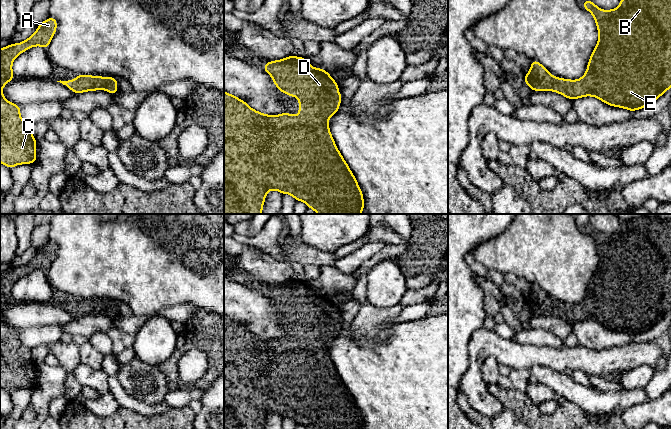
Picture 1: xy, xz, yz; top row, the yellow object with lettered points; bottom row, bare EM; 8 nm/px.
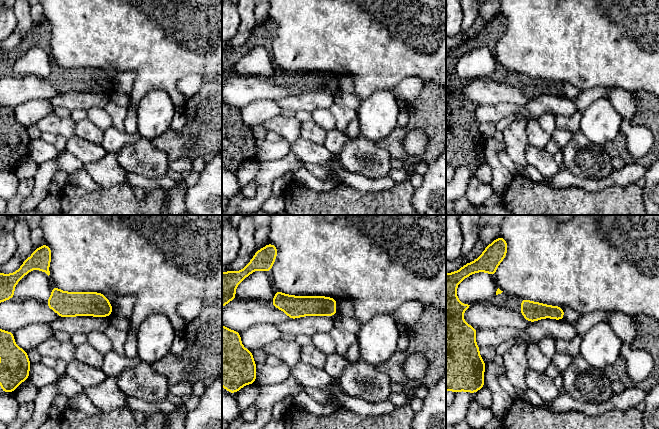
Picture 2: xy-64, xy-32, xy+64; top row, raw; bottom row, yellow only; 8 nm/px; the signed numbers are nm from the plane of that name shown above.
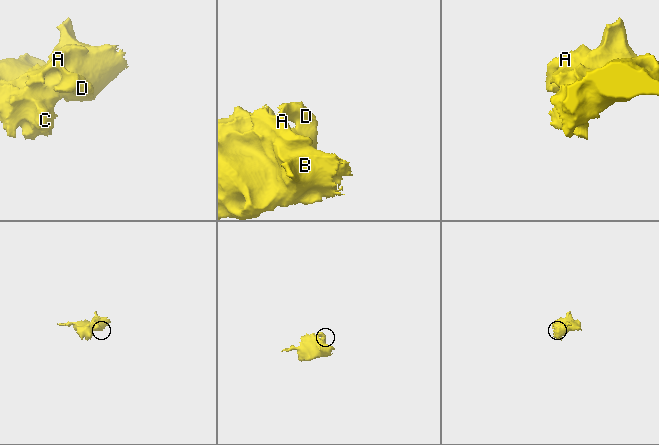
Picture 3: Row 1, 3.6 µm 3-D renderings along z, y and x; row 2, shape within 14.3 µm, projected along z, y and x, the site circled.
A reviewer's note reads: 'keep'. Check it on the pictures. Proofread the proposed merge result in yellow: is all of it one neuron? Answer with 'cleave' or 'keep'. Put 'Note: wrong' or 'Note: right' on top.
Note: right
keep

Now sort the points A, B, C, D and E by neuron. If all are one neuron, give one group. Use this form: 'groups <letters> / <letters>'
groups A B C D E

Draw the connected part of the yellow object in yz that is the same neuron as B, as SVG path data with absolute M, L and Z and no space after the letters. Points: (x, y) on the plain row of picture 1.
M642 217L621 222L620 228L613 234L600 234L590 223L582 231L594 241L599 263L584 300L578 304L553 301L537 284L532 284L531 293L522 303L532 315L554 315L570 324L584 320L593 320L604 327L636 335L655 326L671 312L671 221Z

